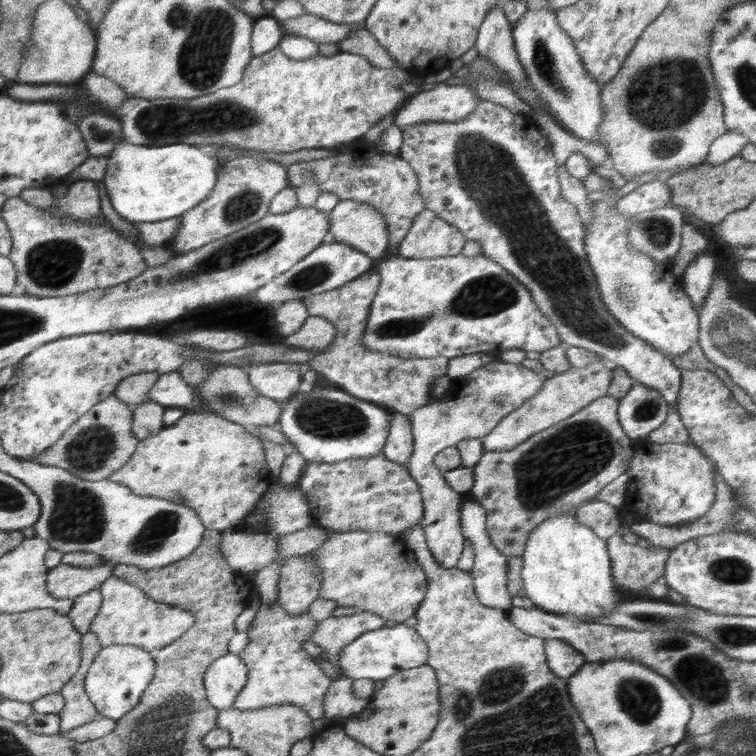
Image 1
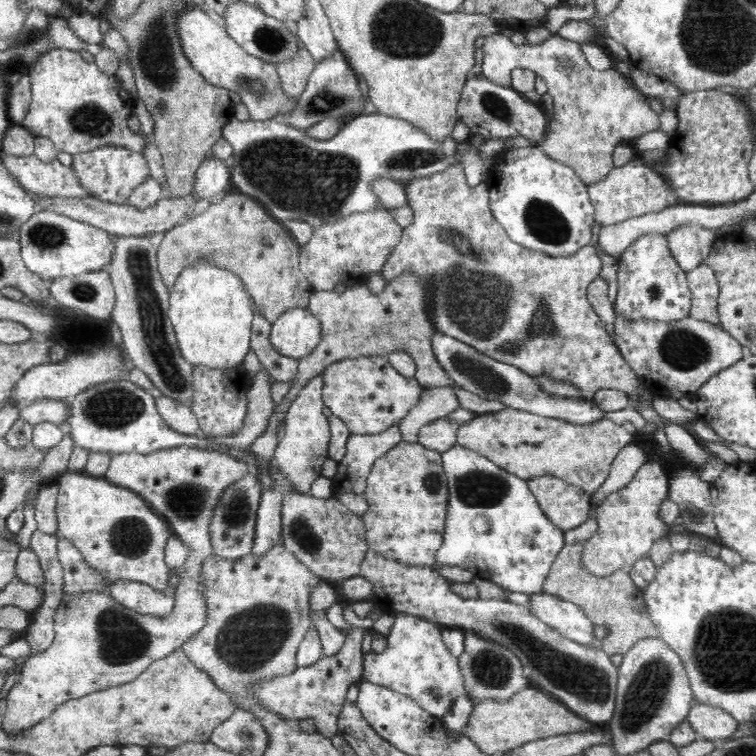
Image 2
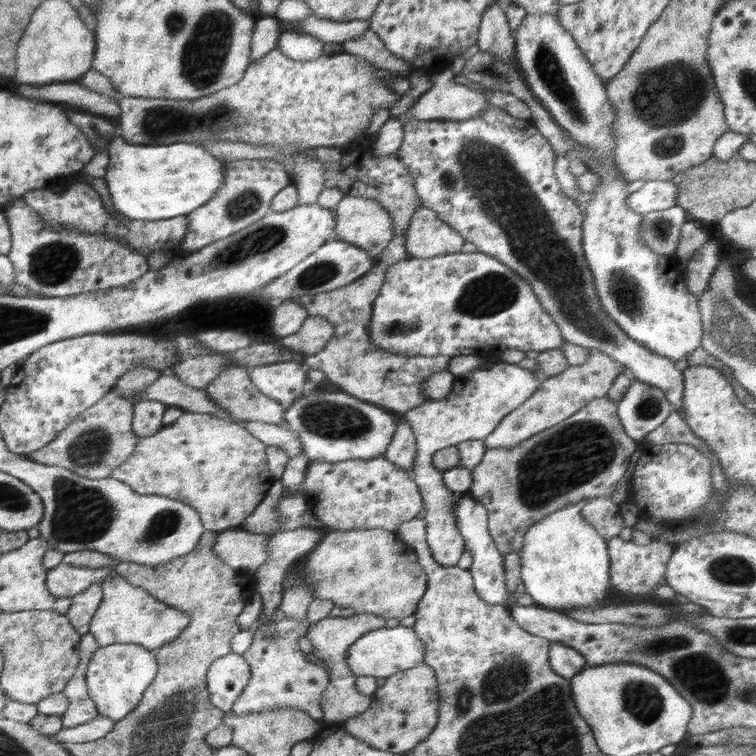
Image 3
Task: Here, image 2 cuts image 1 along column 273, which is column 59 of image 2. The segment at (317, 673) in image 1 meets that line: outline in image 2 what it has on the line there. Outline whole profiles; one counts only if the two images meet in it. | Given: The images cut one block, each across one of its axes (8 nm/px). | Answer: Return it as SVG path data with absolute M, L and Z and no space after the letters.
M174 446L174 448L158 450L151 454L132 452L113 456L104 478L115 485L132 489L138 493L149 504L149 507L169 524L173 537L190 547L190 556L181 567L180 582L175 592L174 610L161 618L153 618L120 604L110 593L86 591L64 597L54 614L55 636L52 644L23 664L21 677L8 690L7 709L2 724L6 734L18 734L18 732L24 732L36 726L64 702L85 697L98 690L106 690L112 686L132 682L142 675L154 661L180 649L190 636L202 630L207 619L207 604L202 596L201 586L199 586L202 563L214 554L210 537L210 519L224 489L250 472L251 469L246 463L230 455L191 446Z

